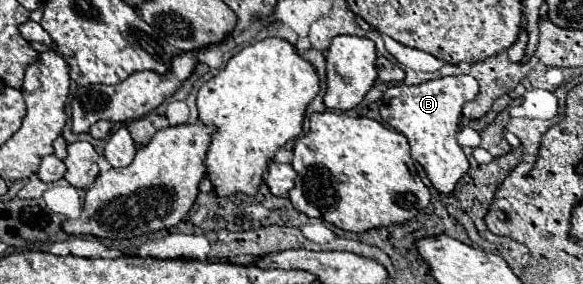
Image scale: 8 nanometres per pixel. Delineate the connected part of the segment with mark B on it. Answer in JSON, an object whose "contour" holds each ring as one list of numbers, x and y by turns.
{"contour":[[445,76,439,80,429,80,417,86,393,84,385,90,381,98,383,120,411,144,411,156,427,172,431,184,439,192,453,192,457,180,469,170,469,162,457,144,457,128,461,122,461,110,465,102,473,100,479,92,479,84,471,76]]}

